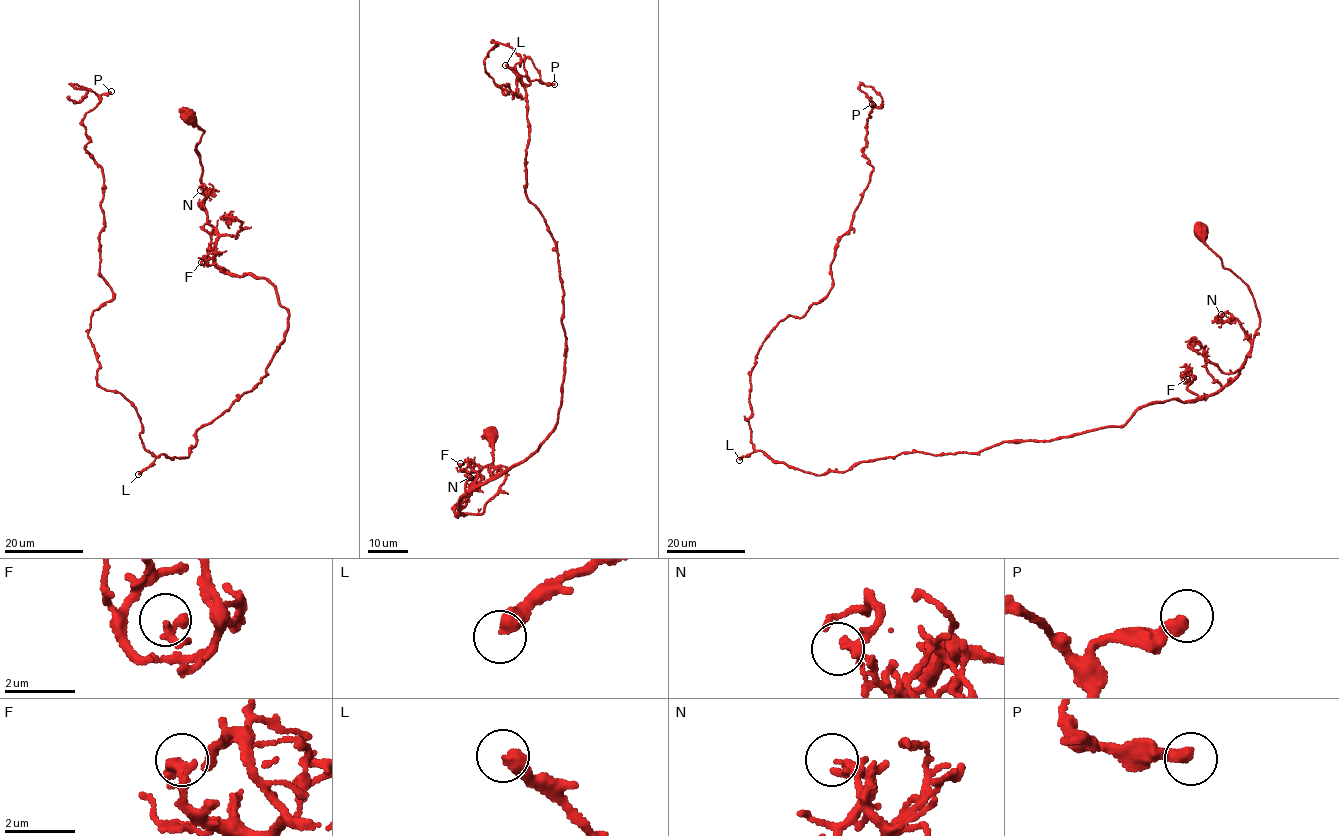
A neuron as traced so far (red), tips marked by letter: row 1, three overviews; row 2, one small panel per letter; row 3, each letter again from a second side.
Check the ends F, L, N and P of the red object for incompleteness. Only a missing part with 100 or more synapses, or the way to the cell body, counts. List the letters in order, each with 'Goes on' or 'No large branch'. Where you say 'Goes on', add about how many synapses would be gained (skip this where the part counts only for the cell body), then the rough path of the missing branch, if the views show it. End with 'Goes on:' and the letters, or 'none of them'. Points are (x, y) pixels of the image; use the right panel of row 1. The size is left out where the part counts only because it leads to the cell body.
F: No large branch
L: Goes on. Roughly 170 synapses. Course of what is missing: (739, 460), (681, 485), (668, 446), (719, 416), (810, 453), (754, 446)
N: No large branch
P: No large branch
Goes on: L

